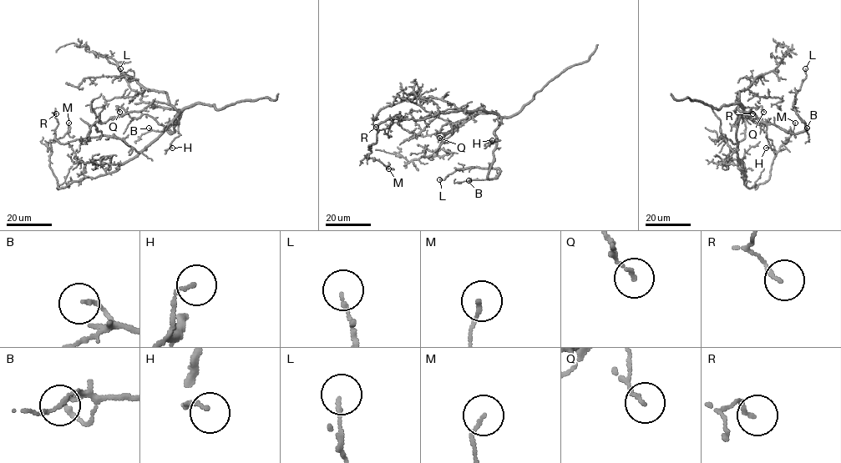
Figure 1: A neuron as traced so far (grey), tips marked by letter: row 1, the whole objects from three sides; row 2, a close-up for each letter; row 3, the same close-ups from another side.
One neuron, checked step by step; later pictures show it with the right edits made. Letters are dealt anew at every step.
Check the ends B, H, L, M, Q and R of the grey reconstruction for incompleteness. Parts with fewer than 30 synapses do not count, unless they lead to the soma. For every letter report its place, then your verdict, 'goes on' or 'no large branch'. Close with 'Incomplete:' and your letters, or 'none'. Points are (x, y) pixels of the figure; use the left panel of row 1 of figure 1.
B: place (149, 128); no large branch
H: place (172, 148); no large branch
L: place (120, 68); no large branch
M: place (68, 123); no large branch
Q: place (119, 112); no large branch
R: place (56, 113); no large branch
Incomplete: none

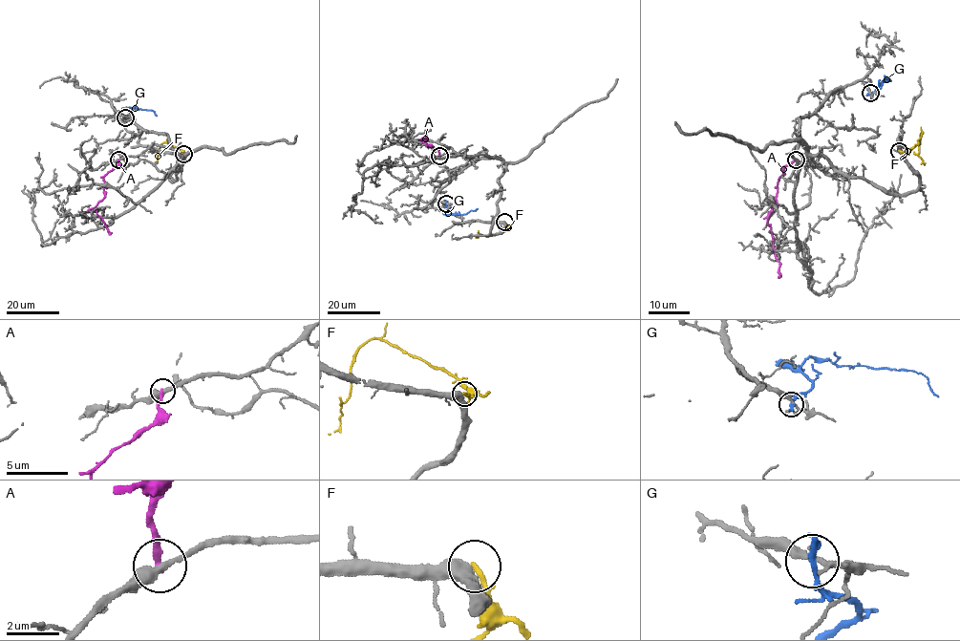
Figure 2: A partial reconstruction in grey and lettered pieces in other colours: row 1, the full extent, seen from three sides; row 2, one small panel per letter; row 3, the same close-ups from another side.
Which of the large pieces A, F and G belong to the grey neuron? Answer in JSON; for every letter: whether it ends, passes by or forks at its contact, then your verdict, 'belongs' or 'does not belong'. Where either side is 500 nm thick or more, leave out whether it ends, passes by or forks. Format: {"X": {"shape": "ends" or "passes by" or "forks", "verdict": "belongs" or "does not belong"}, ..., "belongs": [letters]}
{"A": {"shape": "ends", "verdict": "does not belong"}, "F": {"shape": "ends", "verdict": "does not belong"}, "G": {"shape": "ends", "verdict": "does not belong"}, "belongs": []}

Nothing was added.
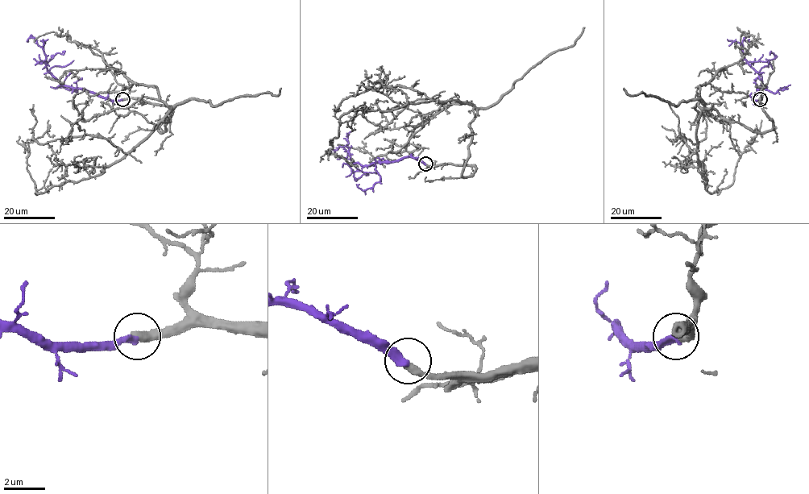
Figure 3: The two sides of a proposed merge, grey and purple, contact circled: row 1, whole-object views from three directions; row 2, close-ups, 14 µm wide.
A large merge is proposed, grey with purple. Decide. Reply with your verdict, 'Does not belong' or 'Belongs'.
Belongs

